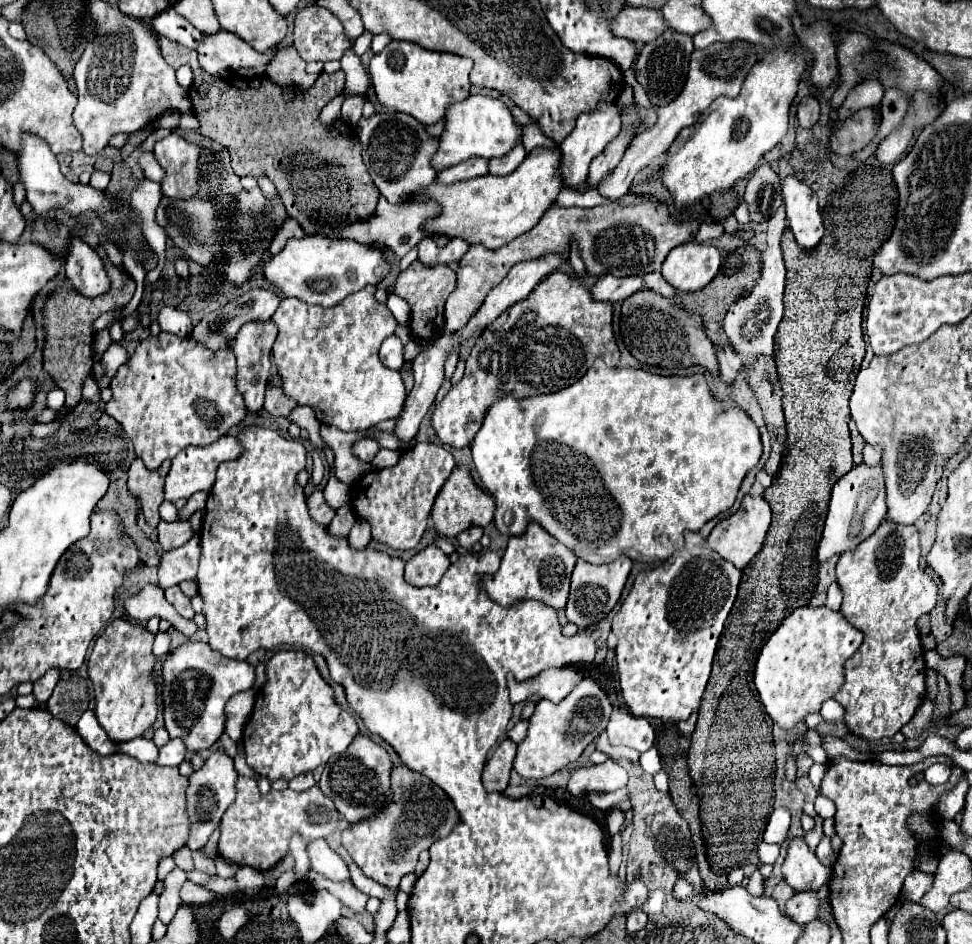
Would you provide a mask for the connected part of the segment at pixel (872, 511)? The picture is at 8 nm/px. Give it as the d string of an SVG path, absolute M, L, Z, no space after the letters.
M853 465L847 475L843 475L833 491L827 511L827 521L823 529L823 537L819 543L819 561L827 561L831 555L841 555L845 551L855 549L863 539L867 539L883 521L887 515L887 503L885 503L885 479L883 479L883 467L881 465Z

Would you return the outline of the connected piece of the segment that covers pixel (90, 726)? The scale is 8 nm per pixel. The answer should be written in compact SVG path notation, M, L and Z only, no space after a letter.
M89 709L83 713L83 717L79 719L79 723L75 725L75 731L83 737L83 741L93 749L97 751L99 755L111 755L117 751L117 743L113 743L105 729L99 725L95 713Z

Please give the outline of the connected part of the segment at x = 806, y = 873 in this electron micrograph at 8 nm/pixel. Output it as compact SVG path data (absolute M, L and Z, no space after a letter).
M793 839L783 863L783 875L795 891L819 891L831 879L831 869L819 863L803 839Z

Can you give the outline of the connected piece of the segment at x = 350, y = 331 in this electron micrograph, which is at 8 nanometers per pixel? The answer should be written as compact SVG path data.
M367 287L331 309L307 305L295 297L287 297L271 317L279 329L273 345L273 357L279 375L283 377L283 393L299 405L309 405L321 423L333 425L341 431L367 431L385 419L397 419L407 397L400 371L385 367L377 355L383 339L395 333L397 321L373 293L375 287Z

